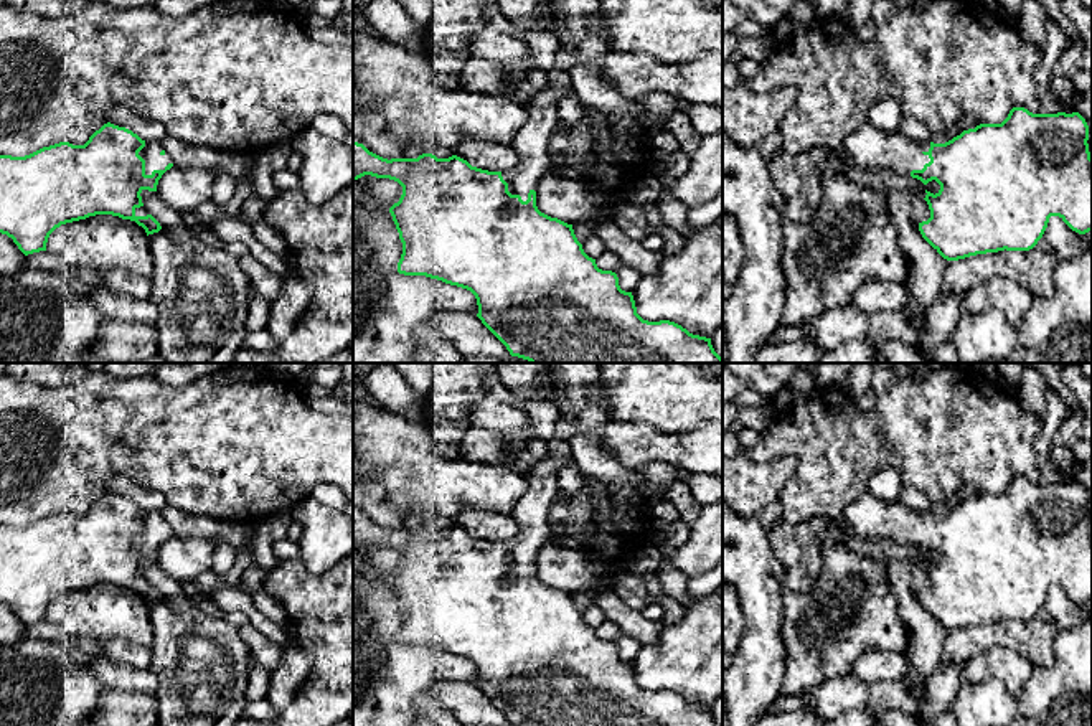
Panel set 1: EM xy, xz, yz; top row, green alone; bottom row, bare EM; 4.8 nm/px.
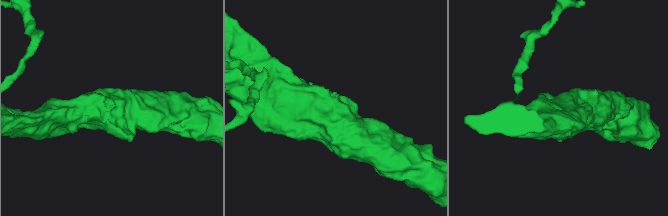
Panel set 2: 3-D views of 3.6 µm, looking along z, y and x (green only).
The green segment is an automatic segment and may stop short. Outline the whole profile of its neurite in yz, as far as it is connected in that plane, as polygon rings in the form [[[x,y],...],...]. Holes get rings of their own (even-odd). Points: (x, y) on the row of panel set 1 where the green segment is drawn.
[[[1013,107],[1008,117],[1001,124],[980,124],[975,129],[963,130],[960,135],[953,137],[945,144],[934,142],[915,142],[906,137],[901,132],[884,132],[873,125],[871,122],[863,124],[851,135],[845,139],[838,150],[830,152],[830,155],[817,167],[817,173],[821,177],[825,173],[836,173],[848,177],[848,163],[845,155],[850,157],[851,163],[864,168],[876,170],[891,170],[899,175],[911,175],[912,178],[920,180],[924,185],[935,180],[940,185],[940,190],[934,195],[925,190],[925,201],[930,210],[930,218],[919,223],[919,231],[922,238],[947,261],[958,261],[977,254],[998,252],[998,251],[1029,251],[1043,238],[1049,218],[1059,216],[1072,231],[1085,234],[1092,231],[1092,157],[1089,152],[1089,125],[1079,112],[1066,114],[1033,114],[1024,107]]]

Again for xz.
[[[554,0],[554,10],[561,18],[561,28],[556,33],[561,50],[556,63],[546,69],[546,86],[525,104],[528,119],[511,142],[520,157],[515,168],[488,172],[472,167],[457,155],[437,158],[432,153],[388,160],[353,140],[353,183],[371,175],[394,180],[402,186],[399,201],[389,208],[402,243],[398,272],[426,276],[470,290],[477,299],[477,317],[511,356],[530,363],[723,363],[711,338],[693,335],[670,320],[643,320],[637,314],[632,292],[622,290],[617,274],[599,269],[595,259],[584,252],[572,224],[551,218],[536,206],[539,180],[549,172],[549,142],[559,125],[558,102],[566,91],[572,89],[571,71],[610,51],[599,20],[599,0]]]

